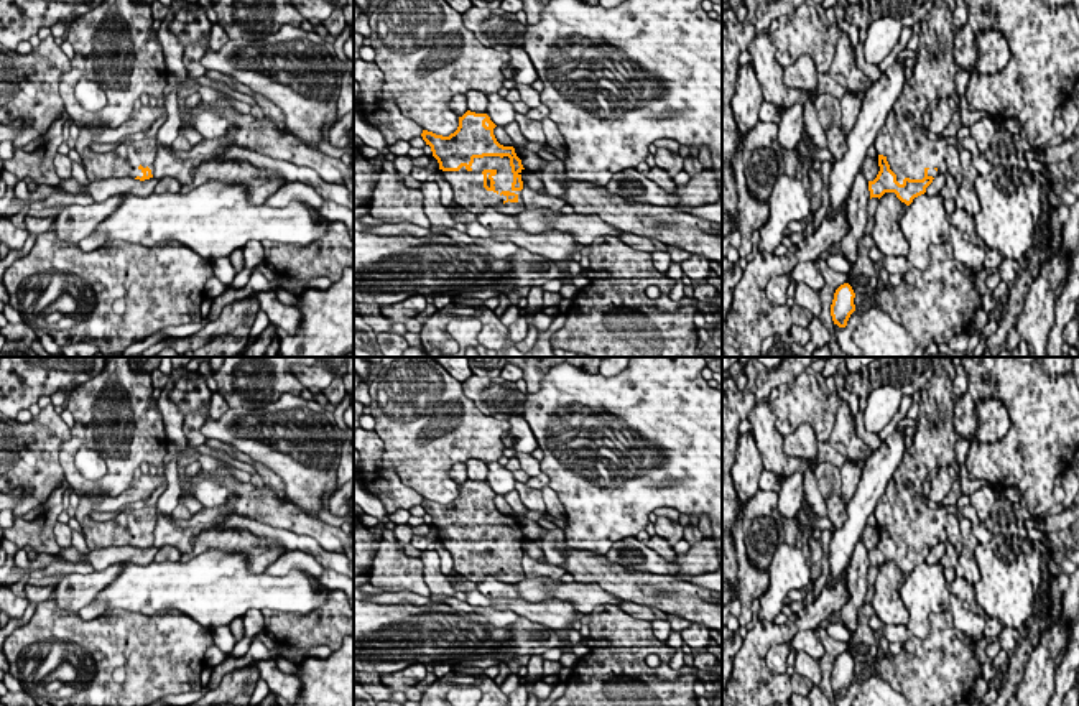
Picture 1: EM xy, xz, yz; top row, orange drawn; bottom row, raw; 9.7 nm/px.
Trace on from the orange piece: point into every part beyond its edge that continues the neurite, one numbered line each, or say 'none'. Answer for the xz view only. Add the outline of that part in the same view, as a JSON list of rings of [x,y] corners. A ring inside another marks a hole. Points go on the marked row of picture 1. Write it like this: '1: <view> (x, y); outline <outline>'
1: xz (467, 186); outline [[[508,156],[474,158],[470,168],[470,171],[465,166],[459,171],[439,170],[442,179],[451,184],[452,199],[457,206],[465,207],[470,214],[479,214],[485,207],[493,207],[502,214],[520,214],[525,211],[521,191],[512,189],[513,173]],[[484,170],[497,171],[492,176],[495,181],[493,191],[484,188]]]

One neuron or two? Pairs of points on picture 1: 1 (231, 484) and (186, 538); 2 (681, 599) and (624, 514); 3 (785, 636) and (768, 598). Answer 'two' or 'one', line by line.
1: two
2: two
3: two

